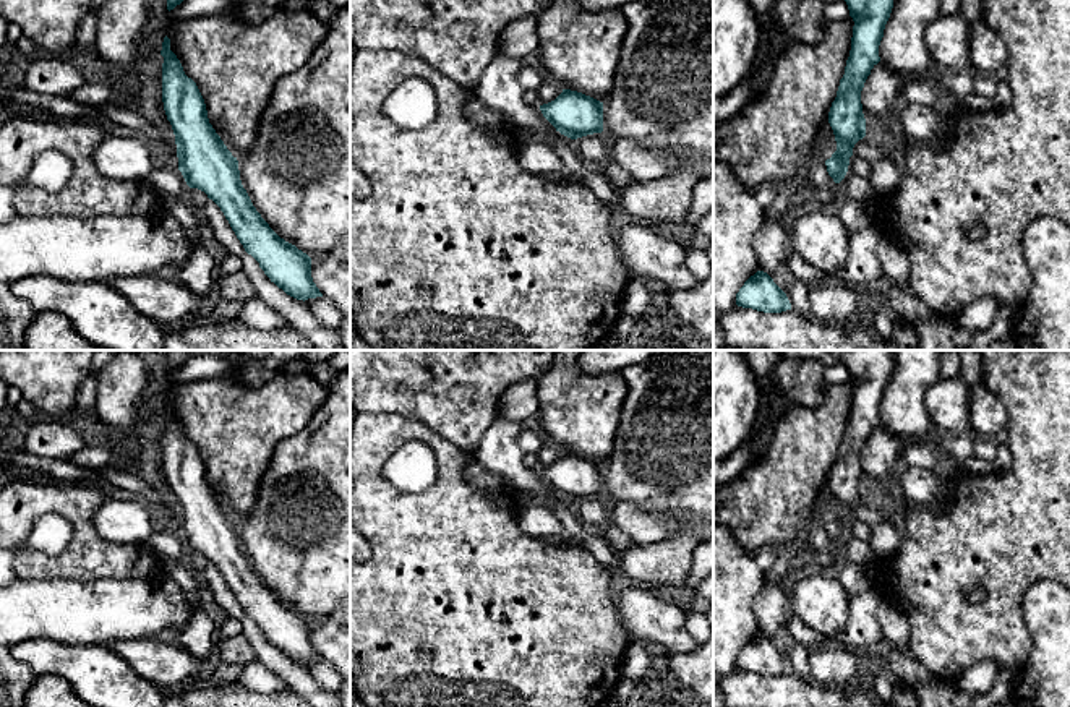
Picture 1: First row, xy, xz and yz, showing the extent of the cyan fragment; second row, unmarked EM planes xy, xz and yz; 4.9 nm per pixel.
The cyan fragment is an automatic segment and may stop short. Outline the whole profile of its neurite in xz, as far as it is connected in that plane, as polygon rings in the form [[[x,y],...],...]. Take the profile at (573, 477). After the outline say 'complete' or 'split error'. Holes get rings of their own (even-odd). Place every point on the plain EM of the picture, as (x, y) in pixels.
[[[563,452],[540,473],[556,495],[571,503],[603,495],[603,465],[582,456]]] | complete

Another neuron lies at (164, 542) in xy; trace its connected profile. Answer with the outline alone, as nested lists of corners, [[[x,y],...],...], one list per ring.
[[[156,525],[154,533],[144,542],[144,546],[159,556],[167,556],[178,563],[185,561],[188,553],[182,535],[162,525]]]

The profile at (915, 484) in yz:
[[[901,467],[895,478],[895,495],[910,501],[931,503],[939,499],[939,478],[929,469]]]

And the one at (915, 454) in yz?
[[[906,443],[901,456],[901,467],[921,467],[932,470],[940,457],[950,457],[942,444]]]

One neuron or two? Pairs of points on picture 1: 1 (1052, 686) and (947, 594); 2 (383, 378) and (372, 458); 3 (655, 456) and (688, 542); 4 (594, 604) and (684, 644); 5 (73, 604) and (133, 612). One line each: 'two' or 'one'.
1: two
2: two
3: one
4: two
5: one

